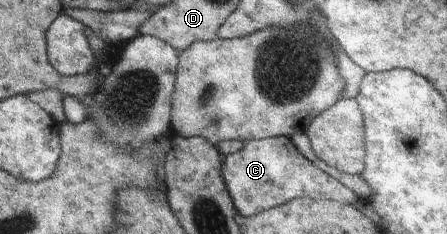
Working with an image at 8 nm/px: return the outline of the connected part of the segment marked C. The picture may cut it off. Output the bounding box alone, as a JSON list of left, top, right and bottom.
[222,138,359,217]

